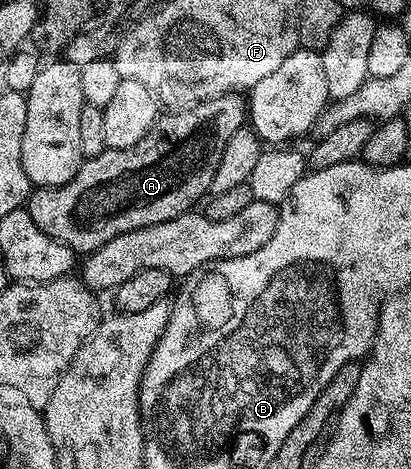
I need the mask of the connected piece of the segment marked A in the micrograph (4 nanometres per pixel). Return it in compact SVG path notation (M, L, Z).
M236 90L227 92L225 96L219 96L213 100L203 100L202 103L195 104L193 108L165 111L153 124L151 130L144 135L142 142L138 142L129 148L105 148L102 154L87 157L84 163L80 165L78 174L74 178L70 178L70 182L66 182L60 188L36 188L32 195L29 196L26 205L30 218L34 218L34 222L38 222L40 229L46 234L50 234L50 238L70 246L73 252L77 254L97 252L99 248L106 246L106 242L110 242L110 238L118 238L118 234L126 234L130 230L138 230L142 226L154 226L158 222L170 222L170 218L178 218L183 212L189 211L193 206L196 206L196 203L199 205L209 195L214 182L214 174L218 170L218 162L222 162L222 150L226 150L226 142L230 142L230 137L234 135L234 130L245 127L245 124L246 100Z

